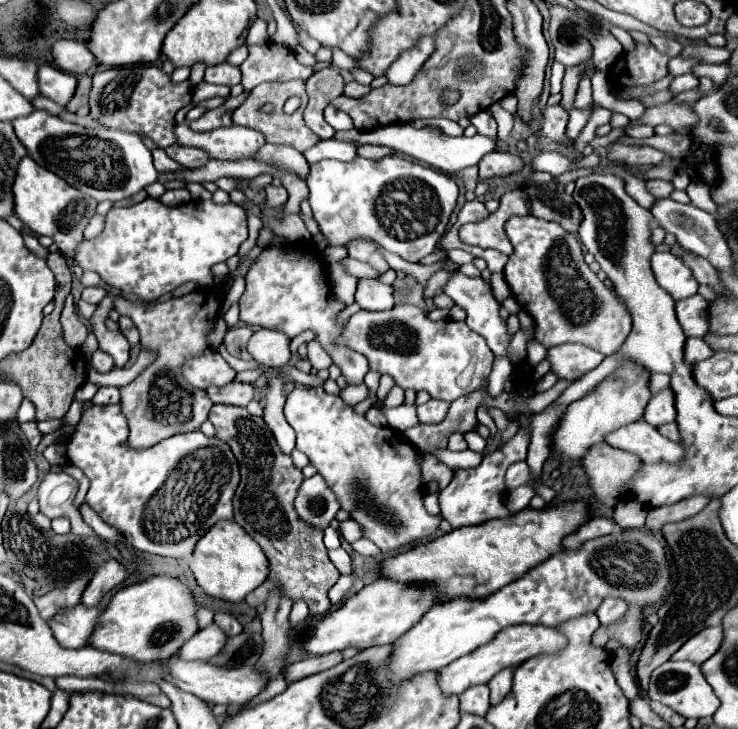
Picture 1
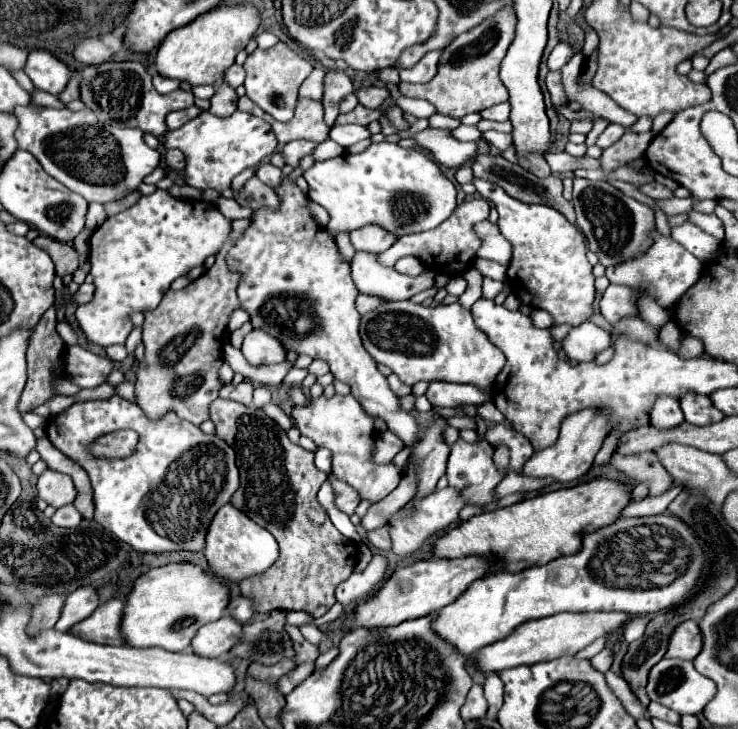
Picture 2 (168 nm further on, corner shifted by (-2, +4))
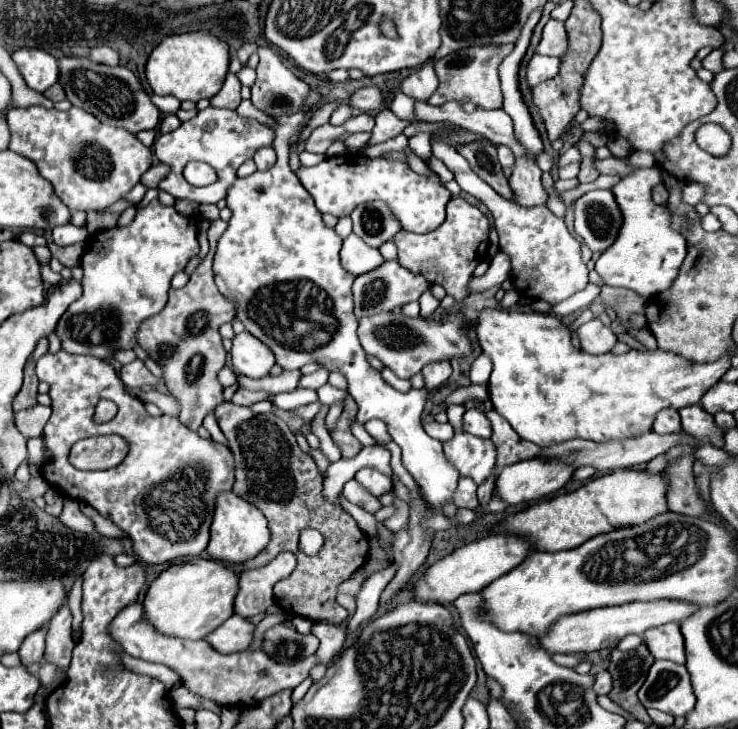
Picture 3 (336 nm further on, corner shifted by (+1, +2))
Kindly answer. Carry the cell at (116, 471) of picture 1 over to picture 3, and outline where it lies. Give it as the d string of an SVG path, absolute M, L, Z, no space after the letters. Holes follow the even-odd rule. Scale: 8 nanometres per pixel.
M64 350L56 354L48 352L36 362L36 374L38 380L50 384L48 394L52 398L52 416L44 426L44 436L42 436L48 452L48 462L44 464L42 474L50 482L50 486L56 486L68 498L90 504L104 518L108 518L120 530L124 530L124 534L132 540L136 558L144 564L162 564L168 560L176 560L182 556L198 556L200 552L204 552L210 538L210 524L214 516L216 498L220 492L232 490L234 484L234 456L228 450L228 446L200 438L194 430L188 430L174 416L160 416L160 418L142 416L136 420L136 406L142 406L142 402L124 392L122 380L118 378L114 366L108 364L106 360L94 356L72 356ZM102 398L116 402L116 406L120 402L120 416L116 414L110 422L98 424L94 422L94 408ZM100 434L120 434L124 440L128 440L130 452L126 460L108 472L82 472L74 468L68 462L70 446L80 438L90 438Z

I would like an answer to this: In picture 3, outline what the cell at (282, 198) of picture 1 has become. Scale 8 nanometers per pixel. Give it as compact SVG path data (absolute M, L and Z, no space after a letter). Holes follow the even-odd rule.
M274 148L258 150L258 152L254 154L254 162L256 162L256 166L258 166L260 172L270 170L270 168L274 166L274 162L276 162L276 152L274 152Z

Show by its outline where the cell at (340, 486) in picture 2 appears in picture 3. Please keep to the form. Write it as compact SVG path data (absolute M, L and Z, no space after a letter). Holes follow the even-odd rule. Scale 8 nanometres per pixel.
M350 480L344 484L344 490L342 490L344 498L356 506L360 506L362 510L366 512L376 512L380 508L380 502L378 498L372 498L372 494L368 494L364 488L360 488L360 484L356 480Z

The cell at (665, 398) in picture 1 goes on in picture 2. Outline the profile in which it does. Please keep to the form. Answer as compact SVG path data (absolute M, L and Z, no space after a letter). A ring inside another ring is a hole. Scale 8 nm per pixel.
M661 396L651 410L651 424L657 428L675 428L683 422L683 412L679 400L671 396Z

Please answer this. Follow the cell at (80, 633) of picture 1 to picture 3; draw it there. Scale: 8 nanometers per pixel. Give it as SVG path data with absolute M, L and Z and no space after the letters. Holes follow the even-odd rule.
M138 602L120 610L120 614L110 622L108 634L112 636L112 640L116 640L116 644L120 644L124 648L126 654L130 654L134 658L142 658L146 662L158 662L158 664L164 664L164 666L176 670L182 676L184 686L188 686L192 692L196 692L204 698L210 698L222 706L230 704L230 706L250 708L250 706L258 704L260 700L276 694L278 690L296 688L308 676L308 672L312 670L312 666L316 662L330 664L334 660L334 656L344 648L346 626L318 624L318 630L316 630L316 636L320 640L318 654L314 654L312 658L304 658L298 664L288 664L288 666L272 662L272 658L268 658L262 650L224 656L224 654L218 654L216 650L212 650L212 646L208 646L208 642L204 642L204 640L192 642L192 640L180 640L180 638L164 638L162 634L156 634L156 630L152 630L152 626L144 624L142 604L138 604Z

